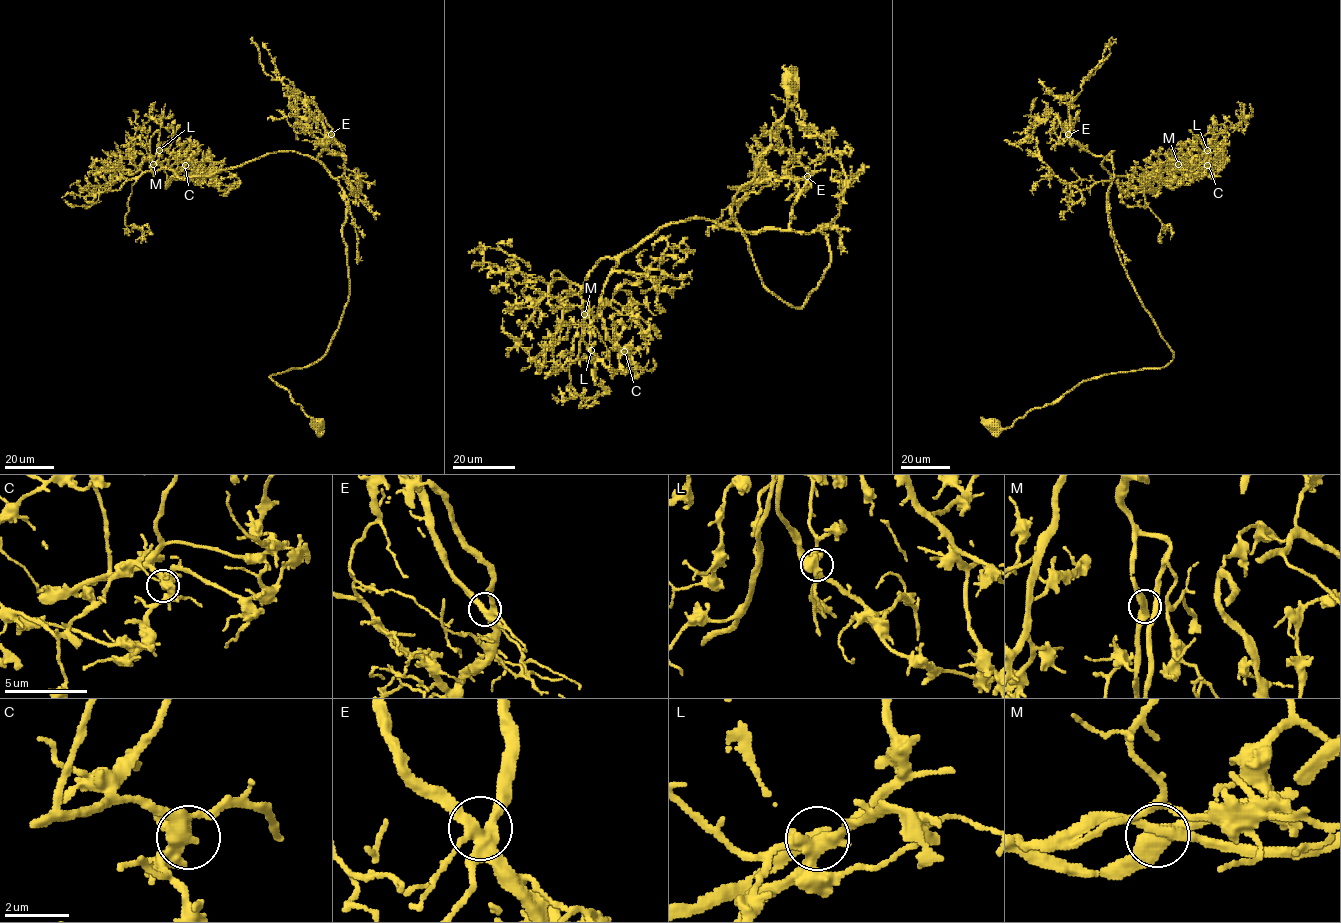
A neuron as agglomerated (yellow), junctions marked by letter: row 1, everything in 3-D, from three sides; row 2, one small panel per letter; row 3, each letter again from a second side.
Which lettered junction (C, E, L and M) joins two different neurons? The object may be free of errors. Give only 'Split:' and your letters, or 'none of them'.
Split: none of them

